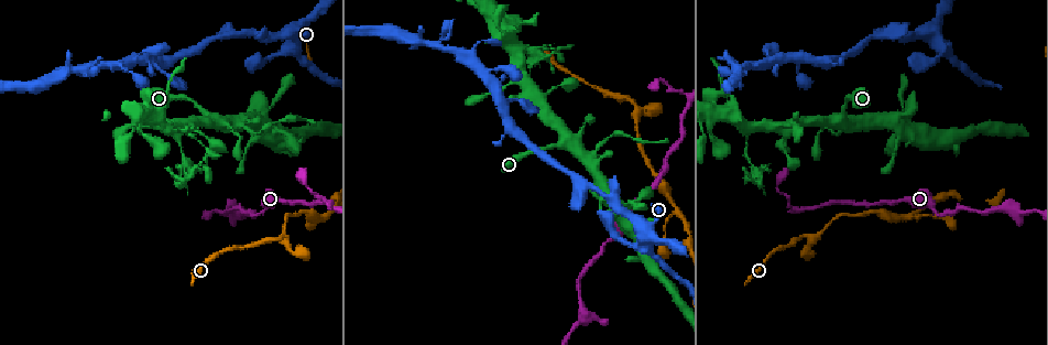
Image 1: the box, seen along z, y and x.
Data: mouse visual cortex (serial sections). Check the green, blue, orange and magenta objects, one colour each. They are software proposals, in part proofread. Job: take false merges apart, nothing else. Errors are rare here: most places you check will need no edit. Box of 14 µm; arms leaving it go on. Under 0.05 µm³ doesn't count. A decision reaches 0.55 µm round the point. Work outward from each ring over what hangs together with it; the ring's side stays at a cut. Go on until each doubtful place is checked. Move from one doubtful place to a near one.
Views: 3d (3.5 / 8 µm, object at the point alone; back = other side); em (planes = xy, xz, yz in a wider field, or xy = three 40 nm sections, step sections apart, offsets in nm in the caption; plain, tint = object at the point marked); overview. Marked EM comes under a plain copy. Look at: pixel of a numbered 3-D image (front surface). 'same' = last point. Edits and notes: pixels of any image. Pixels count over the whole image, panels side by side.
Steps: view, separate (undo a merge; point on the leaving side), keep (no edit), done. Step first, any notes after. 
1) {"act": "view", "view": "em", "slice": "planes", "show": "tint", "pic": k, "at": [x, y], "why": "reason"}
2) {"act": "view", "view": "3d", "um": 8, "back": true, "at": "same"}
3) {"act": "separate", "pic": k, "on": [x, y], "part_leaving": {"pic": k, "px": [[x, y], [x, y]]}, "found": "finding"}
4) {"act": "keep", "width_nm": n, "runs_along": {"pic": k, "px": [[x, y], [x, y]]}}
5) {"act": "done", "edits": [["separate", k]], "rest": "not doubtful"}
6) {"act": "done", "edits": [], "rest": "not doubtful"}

{"act": "view", "view": "3d", "um": 8, "pic": 1, "at": [745, 126], "why": "a fork"}

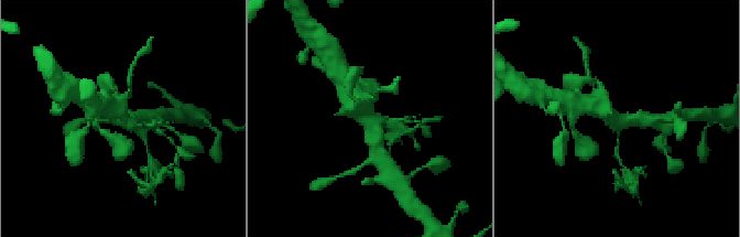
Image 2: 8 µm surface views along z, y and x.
{"act": "view", "view": "3d", "um": 3.5, "pic": 2, "at": [128, 121], "why": "closer look"}

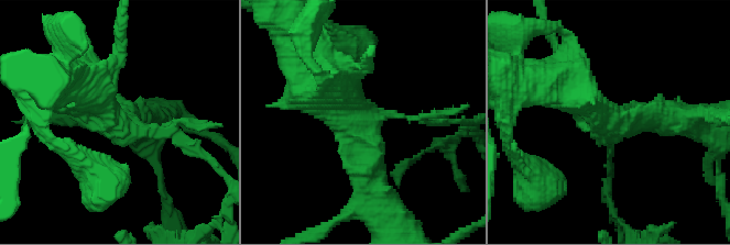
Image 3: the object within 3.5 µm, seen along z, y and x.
{"act": "view", "view": "em", "slice": "xy", "step": 3, "show": "tint", "pic": 3, "at": [114, 120], "arms": 3, "arm_widths_nm": [100, 350, 600]}

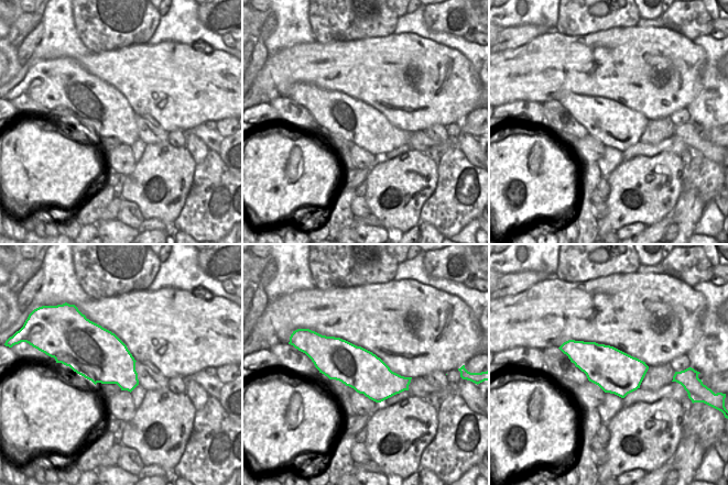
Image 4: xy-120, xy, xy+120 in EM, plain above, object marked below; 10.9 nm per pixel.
{"act": "keep", "runs_along": {"pic": 3, "px": [[372, 190], [359, 111], [318, 75]]}, "found": "continuous, no second cell"}

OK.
{"act": "view", "view": "3d", "um": 3.5, "back": true, "pic": 1, "at": [805, 234], "why": "three arms meet"}

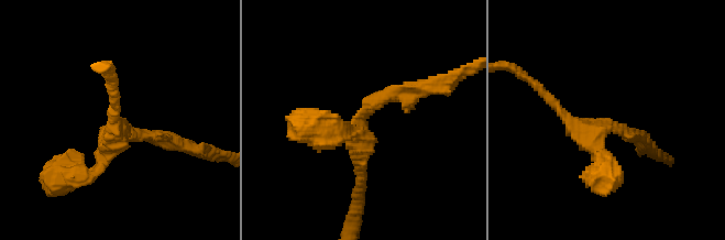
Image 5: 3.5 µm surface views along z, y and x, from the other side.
{"act": "keep", "runs_along": {"pic": 5, "px": [[419, 86], [369, 108], [359, 182]]}, "found": "one cell here"}

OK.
{"act": "view", "view": "3d", "um": 3.5, "pic": 1, "at": [554, 48], "why": "narrows sharply"}

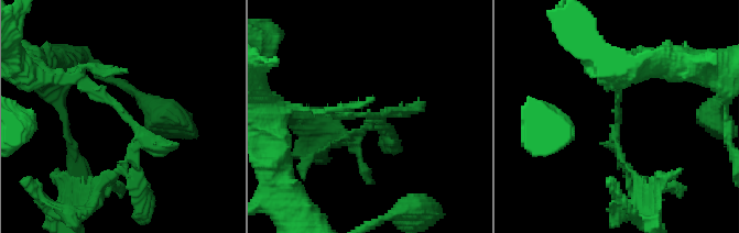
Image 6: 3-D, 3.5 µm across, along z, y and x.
{"act": "view", "view": "em", "slice": "xy", "step": 3, "show": "tint", "pic": 6, "at": [114, 104], "arm_widths_nm": [100, 150], "why": "shape alone is not enough"}

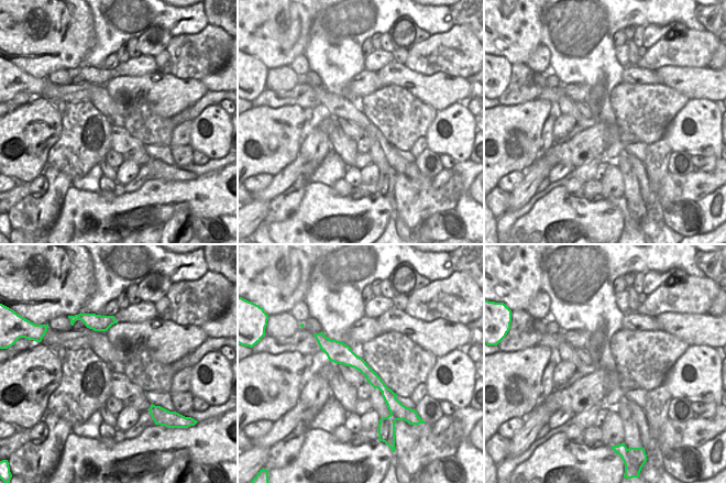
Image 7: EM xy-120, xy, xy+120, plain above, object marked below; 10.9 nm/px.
{"act": "separate", "pic": 6, "on": [630, 180], "part_leaving": {"pic": 6, "px": [[618, 148], [641, 189], [629, 213]]}, "found": "two cells meet here"}

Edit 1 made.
{"act": "view", "view": "overview"}

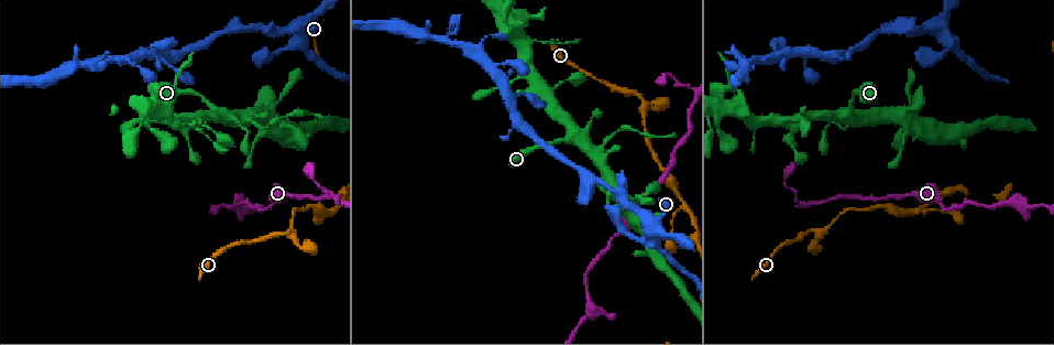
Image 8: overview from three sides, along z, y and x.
{"act": "view", "view": "3d", "um": 3.5, "pic": 8, "at": [603, 147], "why": "three-way junction"}

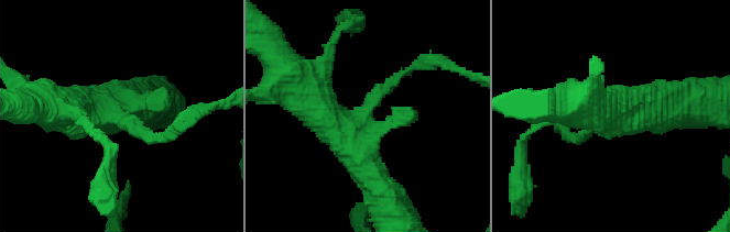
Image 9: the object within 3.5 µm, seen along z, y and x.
{"act": "view", "view": "em", "slice": "xy", "step": 2, "show": "tint", "pic": 9, "at": [362, 118], "why": "need the tissue"}

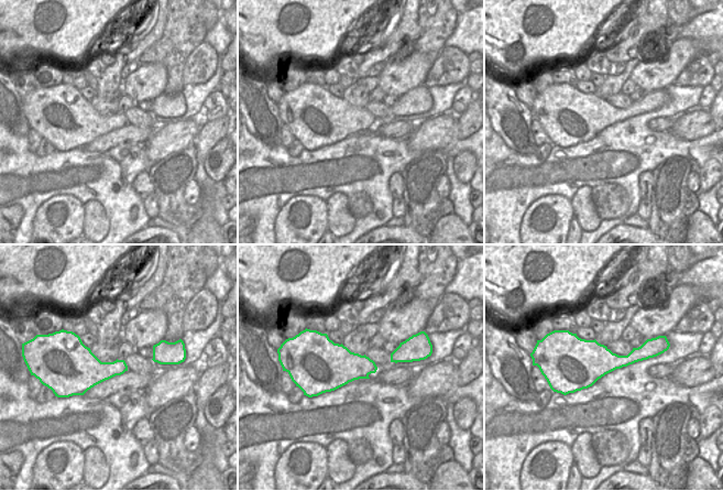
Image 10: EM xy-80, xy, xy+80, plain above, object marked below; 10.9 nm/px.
{"act": "keep", "runs_along": {"pic": 9, "px": [[284, 85], [345, 133], [379, 189]]}, "found": "one cell here"}

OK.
{"act": "done", "edits": [["separate", 6]], "rest": "not doubtful"}

